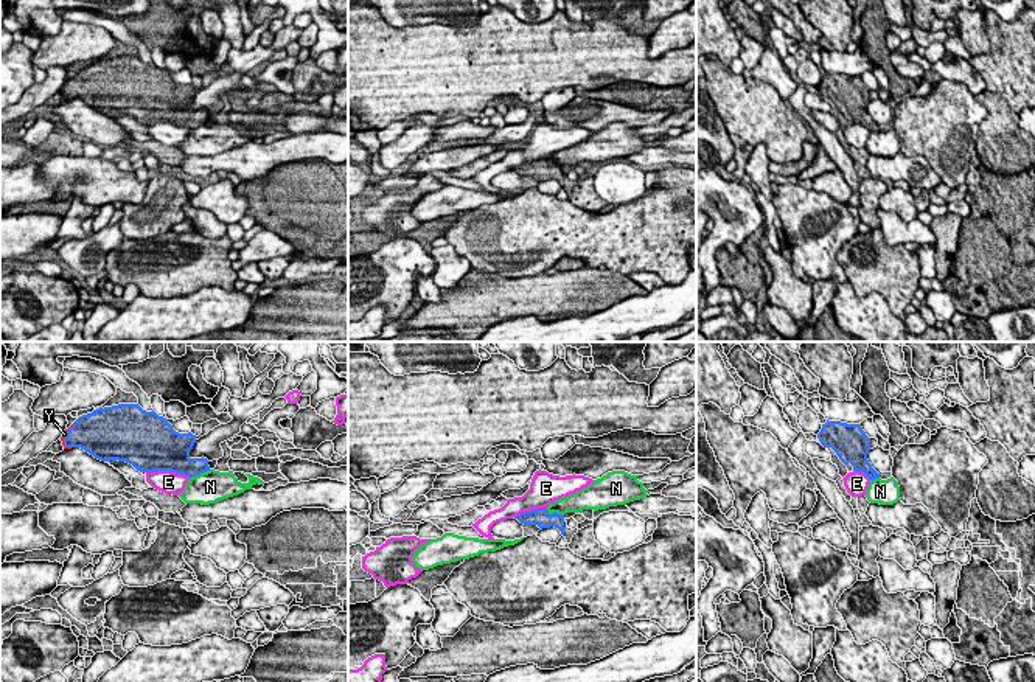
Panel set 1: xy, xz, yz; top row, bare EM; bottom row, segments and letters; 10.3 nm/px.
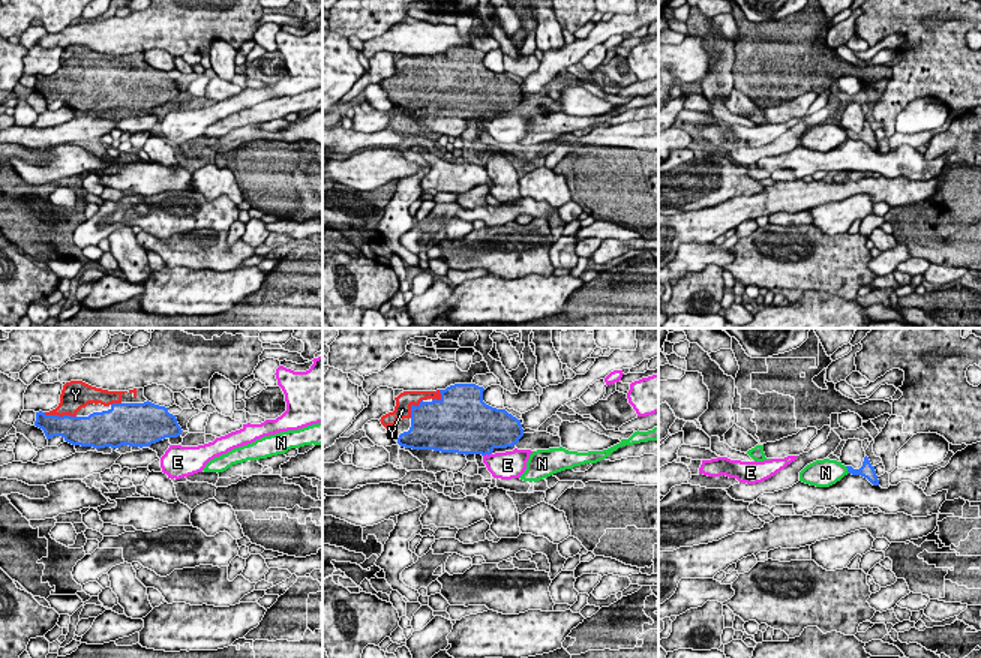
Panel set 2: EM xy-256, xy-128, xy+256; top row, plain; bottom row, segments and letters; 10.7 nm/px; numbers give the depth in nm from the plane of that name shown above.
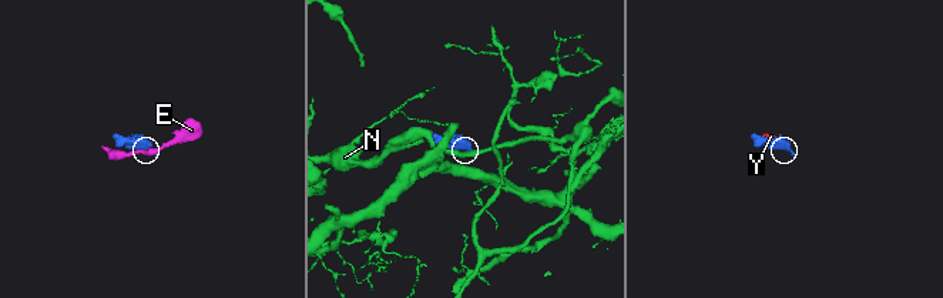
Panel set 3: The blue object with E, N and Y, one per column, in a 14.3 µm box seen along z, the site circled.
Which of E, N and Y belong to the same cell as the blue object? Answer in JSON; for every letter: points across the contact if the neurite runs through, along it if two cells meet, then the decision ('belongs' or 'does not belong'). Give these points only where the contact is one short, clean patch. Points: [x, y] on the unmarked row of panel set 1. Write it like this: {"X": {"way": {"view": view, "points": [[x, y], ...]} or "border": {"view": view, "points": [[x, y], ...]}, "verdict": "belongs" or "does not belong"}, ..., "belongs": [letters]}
{"E": {"verdict": "does not belong"}, "N": {"verdict": "does not belong"}, "Y": {"verdict": "belongs"}, "belongs": ["Y"]}

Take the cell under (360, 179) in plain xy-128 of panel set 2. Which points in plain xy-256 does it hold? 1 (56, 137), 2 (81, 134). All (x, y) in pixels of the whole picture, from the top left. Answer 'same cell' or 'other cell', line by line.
1: other cell
2: other cell

